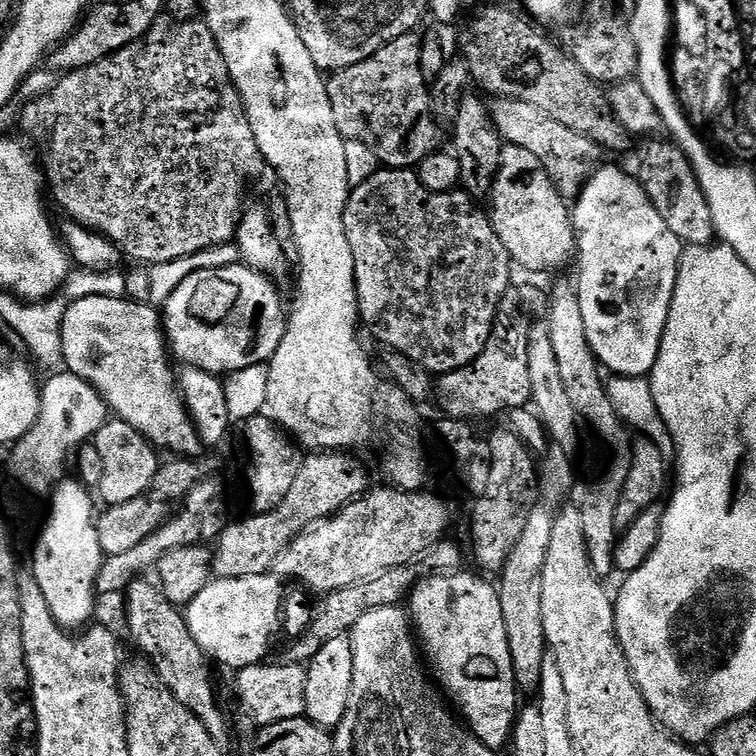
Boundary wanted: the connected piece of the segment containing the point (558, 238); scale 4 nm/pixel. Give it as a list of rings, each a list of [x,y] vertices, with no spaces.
[[[504,144],[501,150],[500,171],[496,176],[490,193],[490,219],[494,226],[494,234],[502,238],[502,246],[506,246],[508,256],[517,269],[525,268],[528,272],[556,272],[568,263],[573,263],[577,255],[576,229],[572,227],[572,213],[569,201],[554,186],[550,174],[522,146]]]

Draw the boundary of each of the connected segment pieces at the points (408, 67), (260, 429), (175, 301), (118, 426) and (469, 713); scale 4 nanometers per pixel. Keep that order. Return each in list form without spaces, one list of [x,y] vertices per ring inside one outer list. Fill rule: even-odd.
[[[411,32],[402,38],[394,38],[394,42],[388,43],[370,58],[344,68],[327,81],[330,106],[334,106],[334,122],[345,141],[358,140],[370,150],[374,150],[377,161],[384,168],[415,169],[431,152],[441,147],[442,128],[432,110],[430,87],[422,78],[420,68],[422,40],[416,35],[418,34]]]
[[[261,414],[243,423],[240,436],[244,439],[244,480],[252,495],[253,513],[272,512],[286,498],[290,482],[294,482],[298,467],[297,449],[293,441],[267,415]]]
[[[243,263],[231,264],[218,270],[198,270],[190,274],[182,286],[170,294],[162,309],[162,327],[171,355],[177,361],[180,359],[181,365],[212,372],[219,378],[238,370],[246,370],[246,366],[264,364],[271,360],[282,342],[286,327],[286,306],[284,310],[275,287],[277,285],[264,273],[255,272]]]
[[[115,418],[105,421],[100,426],[98,434],[93,437],[92,445],[101,458],[103,466],[96,490],[98,496],[100,492],[107,507],[143,496],[151,489],[152,480],[160,465],[160,458],[156,456],[158,454],[155,447],[128,423]]]
[[[464,570],[452,575],[432,574],[429,577],[429,580],[421,579],[410,593],[410,601],[412,600],[410,619],[415,635],[418,637],[419,647],[439,687],[458,709],[463,723],[486,747],[503,749],[503,744],[505,747],[514,735],[518,717],[518,703],[516,704],[518,689],[514,666],[510,658],[506,622],[502,620],[502,602],[499,591],[493,585],[491,588],[486,581],[479,580],[476,576],[467,576]]]

